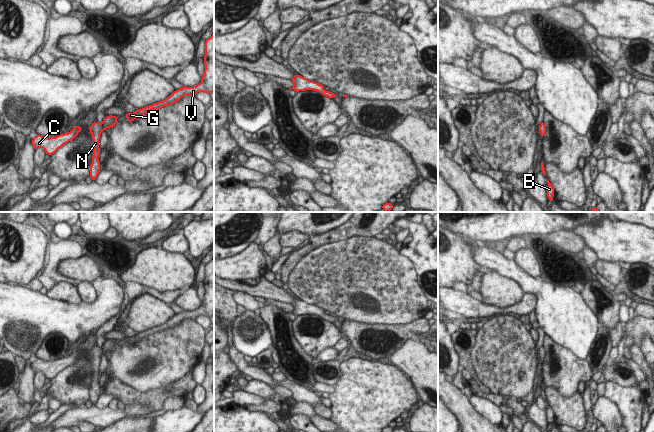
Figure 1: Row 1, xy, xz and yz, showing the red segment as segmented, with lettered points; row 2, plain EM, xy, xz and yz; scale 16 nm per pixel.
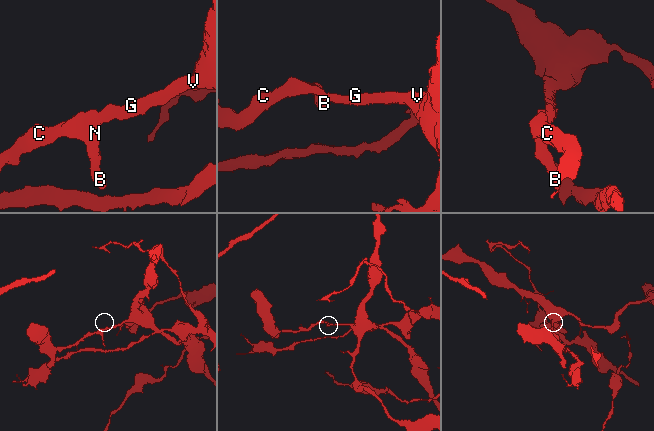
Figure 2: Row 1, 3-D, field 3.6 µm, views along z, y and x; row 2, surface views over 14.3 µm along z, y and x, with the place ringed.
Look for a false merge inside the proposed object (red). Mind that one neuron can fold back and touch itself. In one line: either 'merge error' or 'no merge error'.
no merge error

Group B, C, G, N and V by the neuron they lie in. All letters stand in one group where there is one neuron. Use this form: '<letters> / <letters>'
B C G N V

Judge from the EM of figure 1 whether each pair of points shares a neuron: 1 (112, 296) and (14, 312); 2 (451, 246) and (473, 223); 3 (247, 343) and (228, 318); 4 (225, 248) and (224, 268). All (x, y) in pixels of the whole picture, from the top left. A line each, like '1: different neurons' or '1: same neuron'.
1: same neuron
2: different neurons
3: different neurons
4: different neurons

